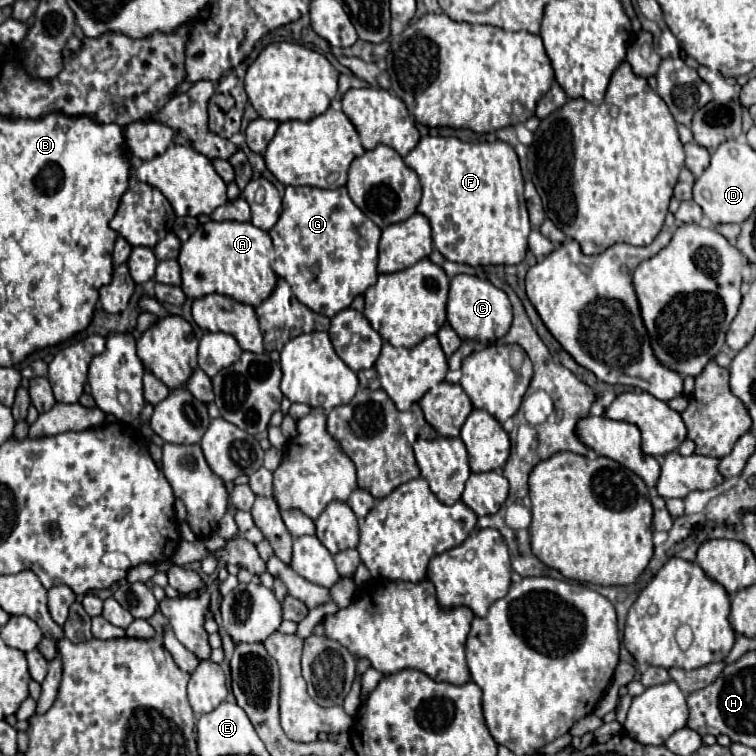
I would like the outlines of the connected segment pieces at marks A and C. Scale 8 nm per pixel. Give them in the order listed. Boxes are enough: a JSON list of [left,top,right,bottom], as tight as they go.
[[178,220,276,306],[446,274,512,344]]

